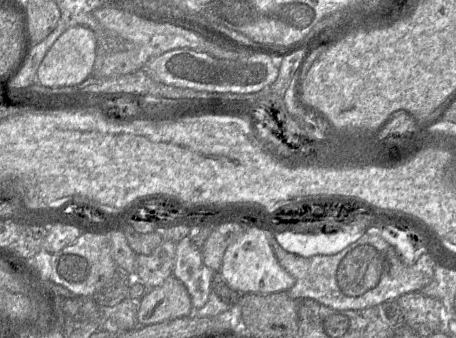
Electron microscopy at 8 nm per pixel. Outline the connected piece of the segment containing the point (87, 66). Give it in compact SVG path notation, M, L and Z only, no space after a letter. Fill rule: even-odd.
M84 26L67 29L52 45L37 70L37 84L50 88L69 87L83 82L93 74L96 60L96 35Z

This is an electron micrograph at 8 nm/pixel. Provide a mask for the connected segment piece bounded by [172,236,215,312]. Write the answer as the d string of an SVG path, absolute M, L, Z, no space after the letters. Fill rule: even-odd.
M189 236L176 243L172 275L185 285L193 312L206 304L214 274L215 272L204 264L201 248L197 247Z

